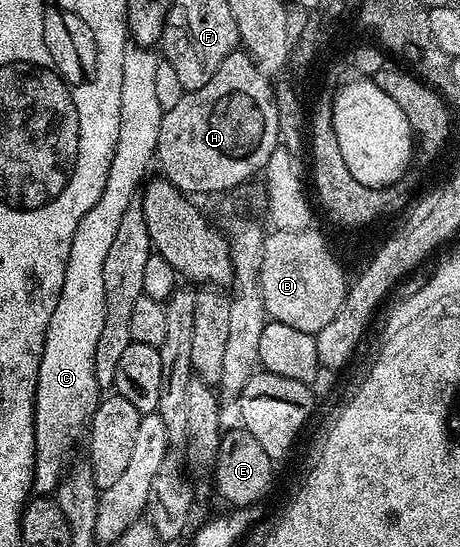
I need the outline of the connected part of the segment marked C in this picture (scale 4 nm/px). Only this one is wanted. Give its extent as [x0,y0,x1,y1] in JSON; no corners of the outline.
[34,50,163,494]

